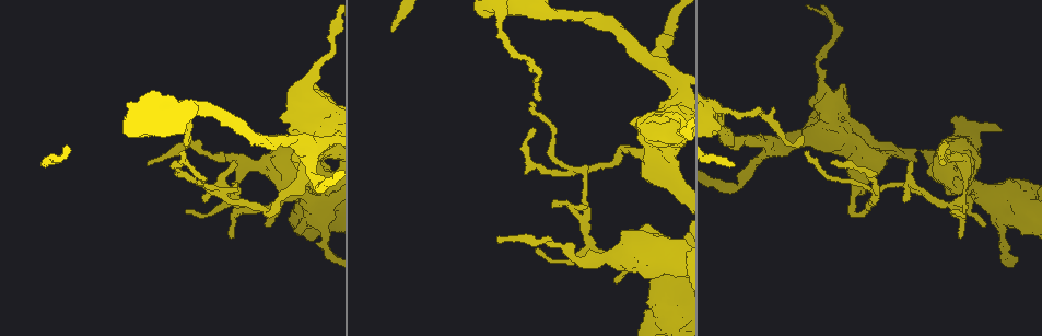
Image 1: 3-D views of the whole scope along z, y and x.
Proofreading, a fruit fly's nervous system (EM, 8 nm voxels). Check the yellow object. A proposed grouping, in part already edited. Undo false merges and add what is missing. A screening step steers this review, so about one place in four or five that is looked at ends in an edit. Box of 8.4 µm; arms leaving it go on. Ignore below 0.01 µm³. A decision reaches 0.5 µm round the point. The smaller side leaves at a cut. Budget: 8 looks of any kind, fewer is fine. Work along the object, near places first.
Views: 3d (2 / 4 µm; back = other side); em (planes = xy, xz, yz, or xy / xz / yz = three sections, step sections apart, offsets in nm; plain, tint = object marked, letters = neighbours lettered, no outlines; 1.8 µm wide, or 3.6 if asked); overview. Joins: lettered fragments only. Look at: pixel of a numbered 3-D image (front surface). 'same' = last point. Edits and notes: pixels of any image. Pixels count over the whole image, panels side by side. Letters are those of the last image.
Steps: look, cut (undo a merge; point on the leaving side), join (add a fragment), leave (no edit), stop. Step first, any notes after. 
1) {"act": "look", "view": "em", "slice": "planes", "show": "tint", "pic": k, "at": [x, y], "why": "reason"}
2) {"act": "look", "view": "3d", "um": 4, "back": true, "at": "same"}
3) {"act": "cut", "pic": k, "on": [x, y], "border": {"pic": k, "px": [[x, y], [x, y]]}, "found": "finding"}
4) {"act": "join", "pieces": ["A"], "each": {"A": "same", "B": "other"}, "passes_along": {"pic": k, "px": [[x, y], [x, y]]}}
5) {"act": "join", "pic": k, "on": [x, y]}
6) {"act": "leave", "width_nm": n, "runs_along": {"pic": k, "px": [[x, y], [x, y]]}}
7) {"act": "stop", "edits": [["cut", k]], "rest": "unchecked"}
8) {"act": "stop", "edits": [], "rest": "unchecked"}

{"act": "look", "view": "em", "um": 3.6, "slice": "planes", "show": "letters", "pic": 1, "at": [675, 126], "why": "sudden change in width"}

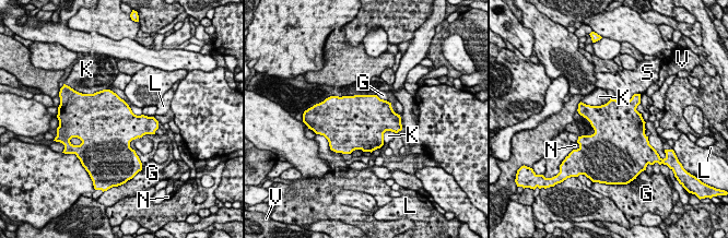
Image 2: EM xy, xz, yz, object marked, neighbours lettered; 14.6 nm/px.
{"act": "leave", "longest_contact_nm": ["K", 460], "each": {"G": "other", "K": "other", "L": "other", "N": "other", "S": "other", "V": "other"}, "border": {"pic": 2, "px": [[610, 98], [600, 105], [580, 102]]}, "found": "continuous, no second cell"}

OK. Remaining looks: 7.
{"act": "look", "view": "3d", "um": 4, "back": true, "pic": 1, "at": [500, 18], "why": "sudden change in width"}

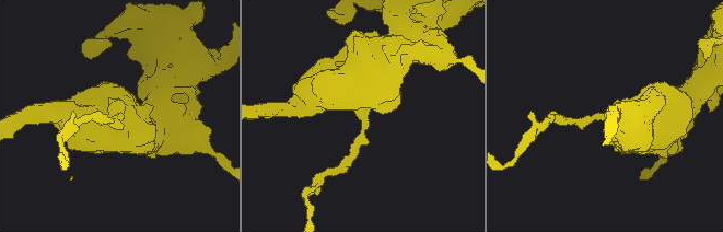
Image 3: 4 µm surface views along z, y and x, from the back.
{"act": "look", "view": "em", "um": 3.6, "slice": "xy", "step": 4, "show": "tint", "pic": 3, "at": [362, 115], "why": "shape alone is not enough"}

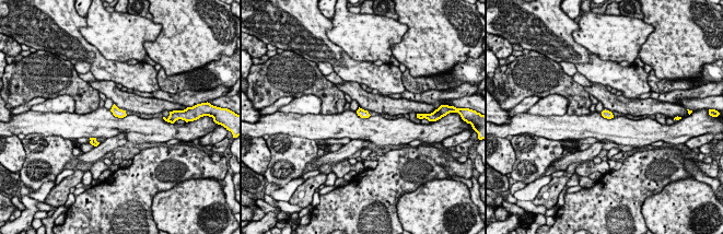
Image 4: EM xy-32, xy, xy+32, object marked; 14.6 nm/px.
{"act": "look", "view": "em", "um": 3.6, "slice": "planes", "show": "letters", "at": "same"}

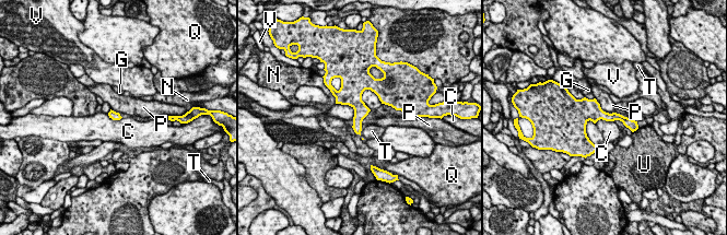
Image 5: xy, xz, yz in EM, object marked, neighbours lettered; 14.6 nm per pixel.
{"act": "leave", "each": {"C": "other", "G": "other", "N": "other", "P": "other", "Q": "other", "T": "other", "U": "other", "V": "other"}, "runs_along": {"pic": 5, "px": [[573, 115], [620, 117], [634, 126]]}, "found": "one cell here"}

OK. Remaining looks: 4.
{"act": "look", "view": "em", "slice": "planes", "show": "letters", "pic": 1, "at": [585, 236], "why": "arms run side by side"}

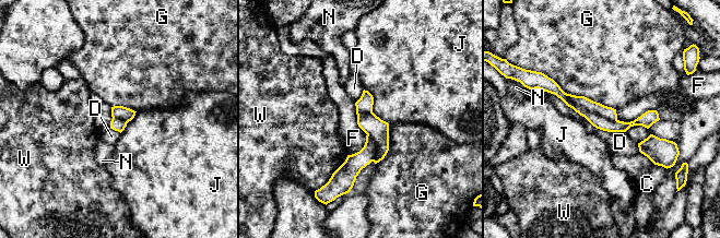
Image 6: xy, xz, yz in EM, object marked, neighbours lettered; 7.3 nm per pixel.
{"act": "cut", "pic": 6, "on": [598, 121], "longest_contact_nm": ["D", 750], "each": {"C": "other", "D": "other", "F": "other", "G": "other", "J": "other", "N": "other", "W": "other"}, "found": "two cells meet here"}

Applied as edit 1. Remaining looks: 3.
{"act": "stop", "edits": [["cut", 6]], "rest": "unchecked"}

